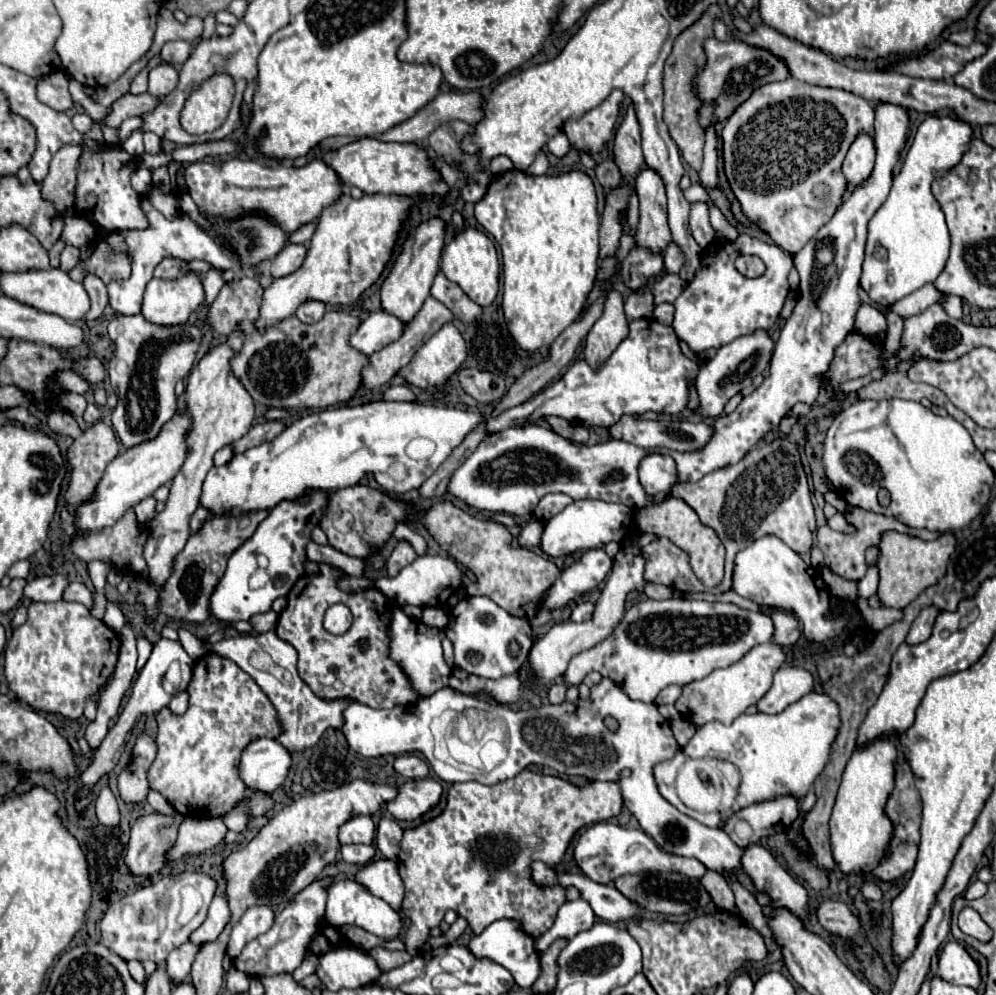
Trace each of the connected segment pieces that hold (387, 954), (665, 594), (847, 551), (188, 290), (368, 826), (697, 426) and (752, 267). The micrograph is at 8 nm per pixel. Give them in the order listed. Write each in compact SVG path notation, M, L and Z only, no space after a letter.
M382 946L372 948L370 956L376 960L380 970L384 970L384 972L392 970L392 968L398 968L398 966L402 966L402 964L412 960L412 956L408 952L404 952L404 950L402 952L400 950L388 950L388 948L382 948Z
M646 582L644 584L644 594L648 598L654 598L654 600L662 600L662 598L670 598L674 594L672 588L668 586L660 586L660 584L654 584L654 582Z
M854 506L850 512L846 512L846 522L850 526L854 526L856 532L852 534L844 534L844 532L836 532L828 526L822 526L818 528L818 548L822 550L824 554L824 564L834 572L834 574L840 574L842 578L846 580L860 580L866 570L868 570L868 562L866 562L866 550L870 546L878 546L880 544L880 538L886 530L896 530L900 534L912 534L920 540L936 540L938 536L942 536L940 532L930 532L930 530L920 530L920 528L912 528L912 526L904 526L902 522L896 522L896 518L892 516L886 516L886 514L874 514L874 512L868 512L868 510L862 510L858 506Z
M186 274L178 280L152 278L144 292L142 316L156 326L178 326L190 318L202 300L204 288L196 274Z
M354 816L340 826L340 844L372 844L376 826L370 816Z
M622 416L618 424L614 424L612 428L608 428L610 436L616 438L616 440L624 440L624 442L630 442L630 444L636 444L640 448L670 448L670 450L680 450L680 452L696 452L696 450L702 450L714 430L710 424L706 422L672 422L672 420L634 420L630 416Z
M738 256L736 268L748 278L758 278L760 274L764 274L764 262L758 256Z

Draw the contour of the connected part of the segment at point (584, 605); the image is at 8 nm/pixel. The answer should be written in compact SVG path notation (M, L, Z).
M580 602L572 608L572 614L570 614L570 620L572 622L586 622L588 618L592 618L592 610L594 610L594 604L592 602Z

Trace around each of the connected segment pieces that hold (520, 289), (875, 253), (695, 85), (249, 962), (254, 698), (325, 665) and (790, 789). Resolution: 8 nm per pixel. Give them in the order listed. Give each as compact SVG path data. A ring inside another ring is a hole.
M510 170L498 176L486 196L476 204L476 220L494 236L502 250L504 270L504 300L502 310L506 326L516 344L528 354L548 348L564 328L578 320L588 290L596 282L599 258L600 216L596 212L596 192L592 180L582 172L560 176L528 176L520 170Z
M926 118L914 136L900 174L894 178L888 200L868 222L866 258L860 286L866 294L884 306L898 302L928 282L934 282L944 270L950 250L948 226L940 204L932 196L930 184L936 172L948 170L958 164L964 150L968 150L972 130L968 124L946 124L946 118Z
M714 36L704 42L706 52L706 64L692 80L692 90L696 98L700 100L700 126L708 130L710 126L724 124L736 110L736 106L744 104L754 90L768 82L784 80L788 76L788 68L782 60L774 58L770 52L752 48L738 40L716 40Z
M328 878L320 882L312 882L300 894L296 894L294 900L276 916L272 928L244 946L240 956L234 958L234 968L248 974L250 978L262 978L272 974L292 974L304 962L308 952L308 942L312 934L318 930L318 920L324 916L326 882Z
M212 652L196 660L194 674L188 684L190 694L190 708L184 716L170 714L168 708L162 708L156 716L158 720L158 734L156 746L158 754L148 770L148 782L152 790L158 790L180 814L188 818L216 818L224 816L228 810L238 806L242 800L254 794L248 786L242 784L238 778L238 760L242 750L260 736L278 736L280 726L274 712L274 706L264 696L264 692L256 686L256 682L242 672L232 660L220 658Z
M320 564L318 576L302 576L288 594L288 606L280 614L276 634L290 642L298 652L298 674L308 688L322 700L352 698L372 708L394 708L400 704L412 704L416 694L410 688L404 672L388 656L388 622L390 606L384 594L376 588L344 594L336 588L336 578L342 570ZM346 602L354 622L342 636L332 636L324 630L322 618L328 606Z
M810 692L798 702L790 704L784 712L780 714L740 714L732 724L722 724L722 722L708 722L704 726L696 728L696 734L692 740L680 748L674 758L664 760L654 766L654 780L658 786L658 792L672 804L676 806L682 814L698 820L704 826L716 828L724 822L726 814L712 812L712 814L700 814L696 810L686 808L680 798L676 796L674 790L674 780L678 768L684 764L684 758L718 758L732 762L742 776L738 796L732 804L730 812L736 812L748 804L770 800L780 794L792 794L802 798L808 788L814 784L816 776L822 772L822 768L828 762L830 746L836 738L840 726L838 718L838 706L826 696L818 692Z

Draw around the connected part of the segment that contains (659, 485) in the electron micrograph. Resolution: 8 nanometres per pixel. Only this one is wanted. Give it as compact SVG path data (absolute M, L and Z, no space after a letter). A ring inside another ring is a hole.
M648 454L642 458L638 474L640 484L654 502L662 502L668 498L668 492L676 482L676 464L668 454Z

